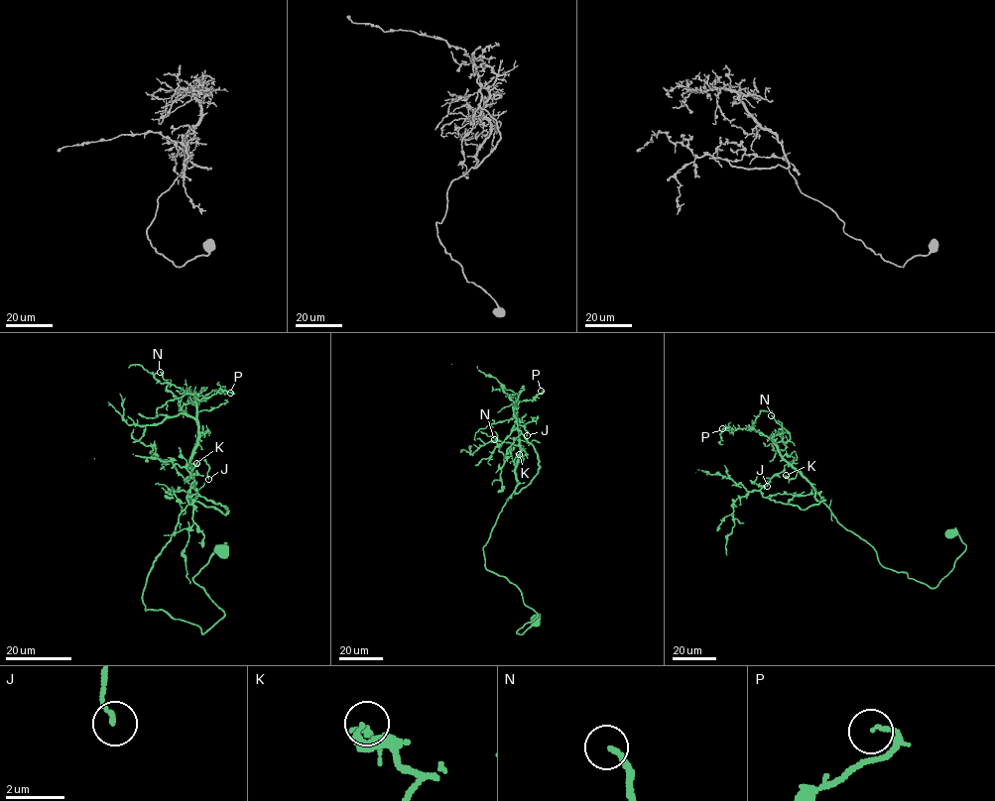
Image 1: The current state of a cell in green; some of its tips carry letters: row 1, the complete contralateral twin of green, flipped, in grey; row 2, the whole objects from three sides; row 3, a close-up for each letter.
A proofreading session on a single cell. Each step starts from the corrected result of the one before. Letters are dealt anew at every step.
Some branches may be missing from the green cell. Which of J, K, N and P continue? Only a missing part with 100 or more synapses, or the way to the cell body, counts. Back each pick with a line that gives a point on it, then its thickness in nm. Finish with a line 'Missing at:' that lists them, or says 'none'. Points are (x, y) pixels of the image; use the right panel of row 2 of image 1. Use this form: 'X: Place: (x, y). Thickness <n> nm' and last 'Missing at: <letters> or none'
Missing at: none

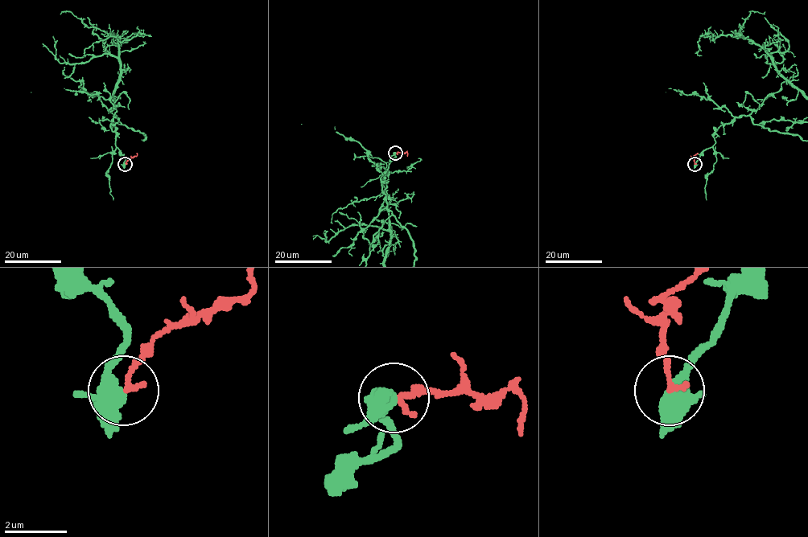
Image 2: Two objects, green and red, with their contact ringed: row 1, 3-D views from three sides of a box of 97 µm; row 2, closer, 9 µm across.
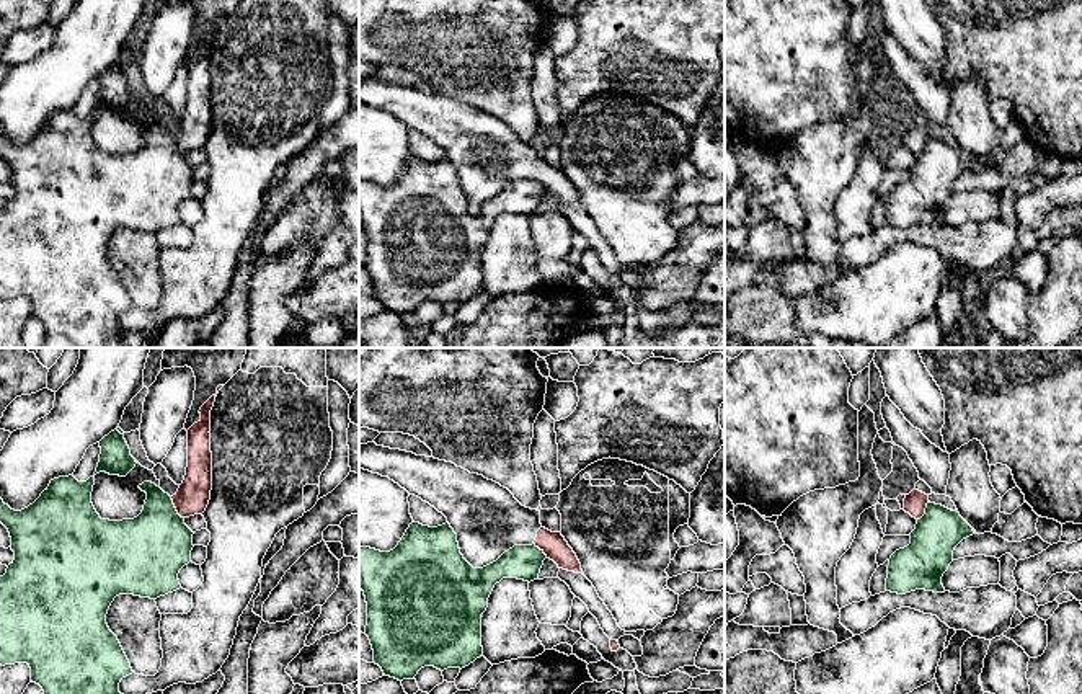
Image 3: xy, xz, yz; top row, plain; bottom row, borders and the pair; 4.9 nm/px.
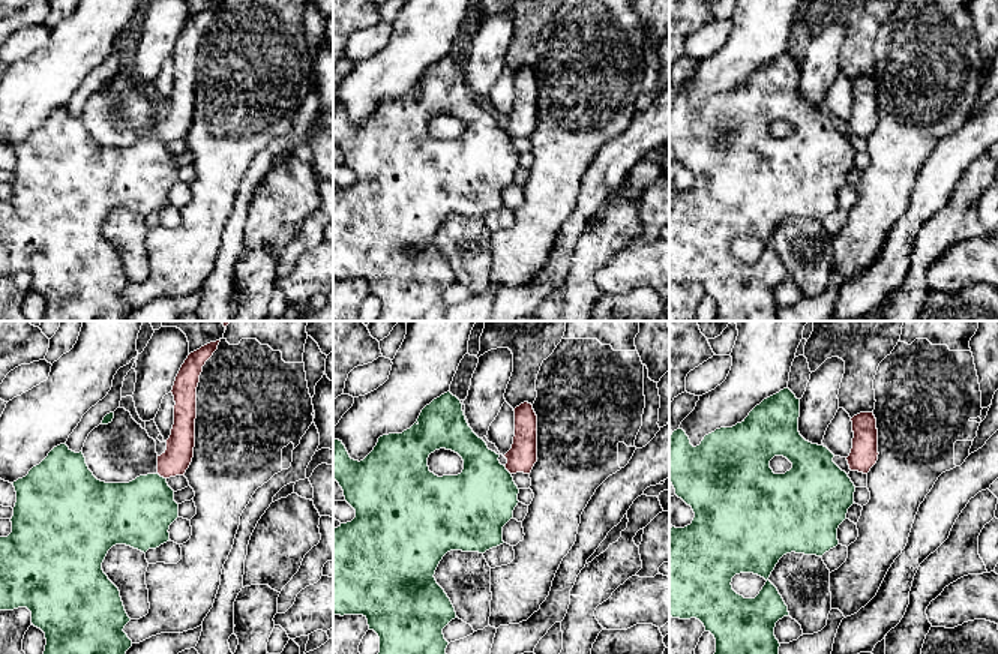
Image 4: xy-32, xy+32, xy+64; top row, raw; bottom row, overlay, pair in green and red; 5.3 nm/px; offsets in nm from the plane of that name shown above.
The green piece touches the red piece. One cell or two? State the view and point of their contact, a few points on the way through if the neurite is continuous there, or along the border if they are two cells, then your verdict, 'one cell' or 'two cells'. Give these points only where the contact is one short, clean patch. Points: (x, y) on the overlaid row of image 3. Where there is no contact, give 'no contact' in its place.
xy (175, 508) | along xy (170, 497), (175, 510), (183, 518) | two cells

